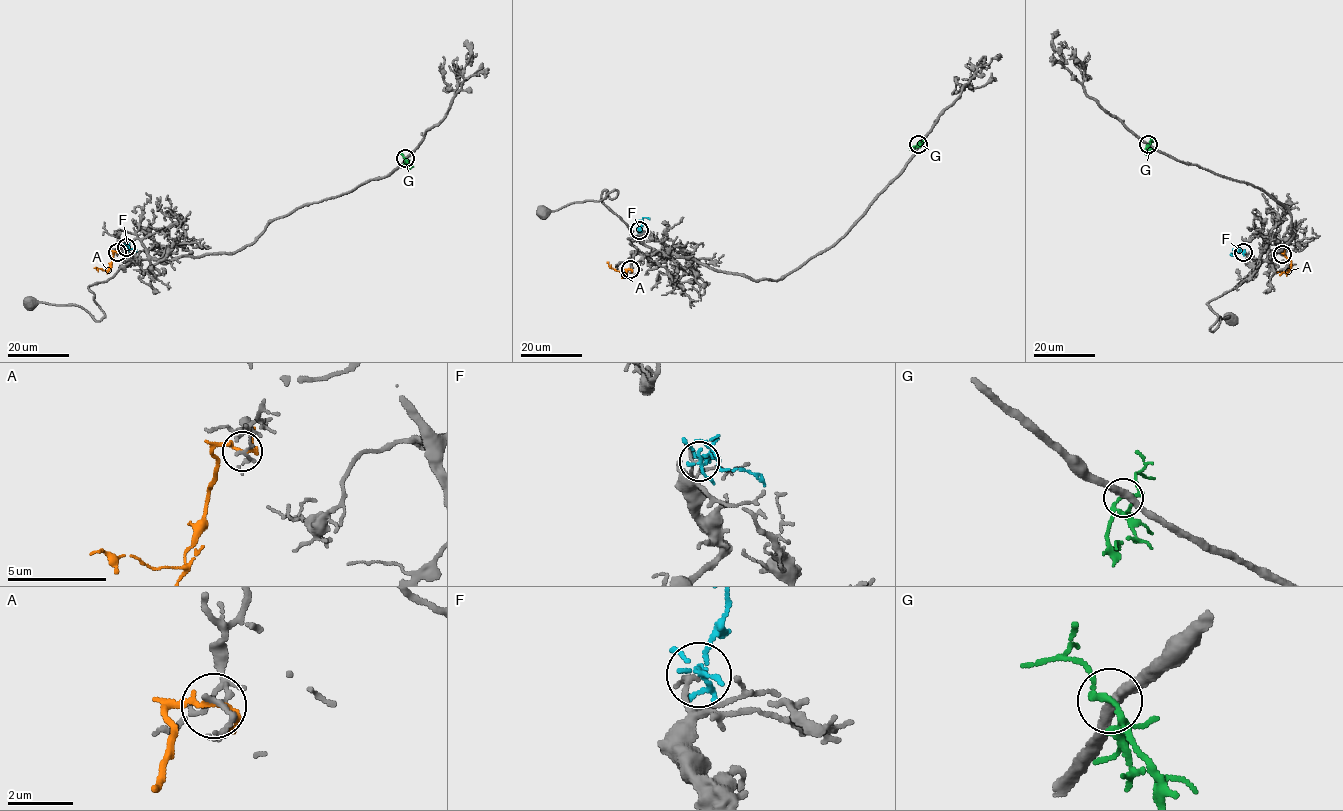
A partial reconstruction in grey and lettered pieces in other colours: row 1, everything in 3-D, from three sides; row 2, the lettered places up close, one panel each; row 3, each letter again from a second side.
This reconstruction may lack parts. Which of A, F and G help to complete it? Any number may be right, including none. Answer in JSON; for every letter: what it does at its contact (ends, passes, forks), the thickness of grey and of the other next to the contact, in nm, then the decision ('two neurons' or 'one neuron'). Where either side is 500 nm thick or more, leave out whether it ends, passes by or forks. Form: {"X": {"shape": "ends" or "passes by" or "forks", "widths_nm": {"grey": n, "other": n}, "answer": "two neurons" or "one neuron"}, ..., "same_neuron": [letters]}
{"A": {"shape": "passes by", "widths_nm": {"grey": 140, "other": 160}, "answer": "two neurons"}, "F": {"shape": "forks", "widths_nm": {"grey": 160, "other": 150}, "answer": "one neuron"}, "G": {"shape": "forks", "widths_nm": {"grey": 360, "other": 140}, "answer": "two neurons"}, "same_neuron": ["F"]}

